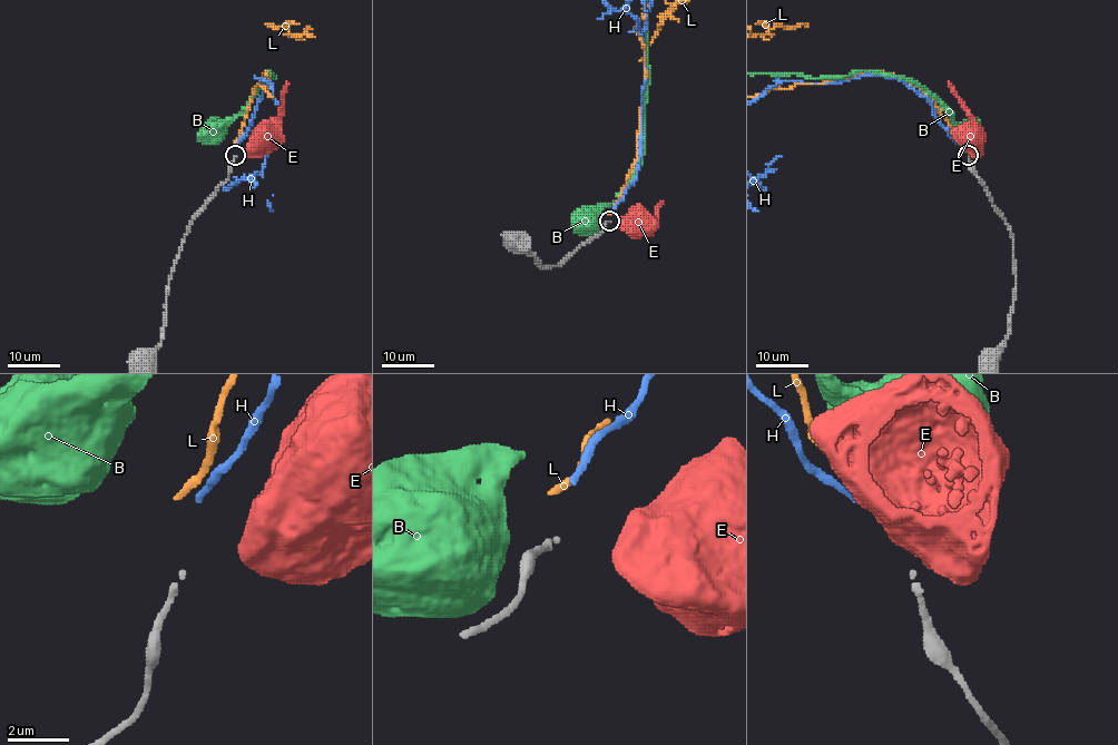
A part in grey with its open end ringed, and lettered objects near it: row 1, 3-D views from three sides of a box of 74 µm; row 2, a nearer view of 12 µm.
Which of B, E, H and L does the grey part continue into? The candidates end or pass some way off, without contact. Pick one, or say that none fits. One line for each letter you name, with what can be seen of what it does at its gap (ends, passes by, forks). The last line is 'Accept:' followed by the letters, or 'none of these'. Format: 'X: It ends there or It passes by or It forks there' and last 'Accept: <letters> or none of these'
Accept: none of these

